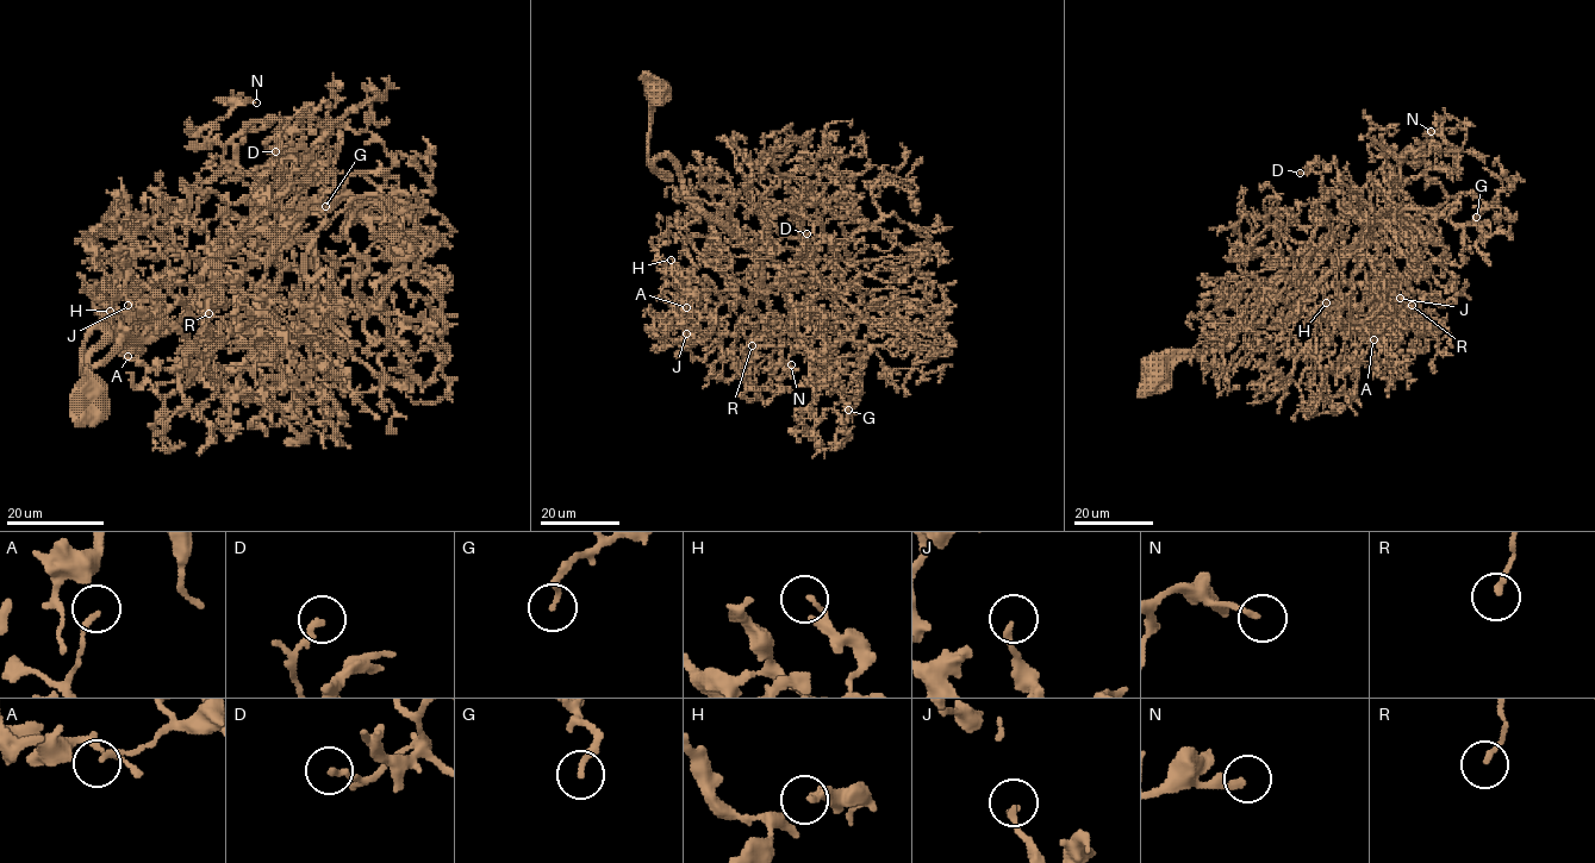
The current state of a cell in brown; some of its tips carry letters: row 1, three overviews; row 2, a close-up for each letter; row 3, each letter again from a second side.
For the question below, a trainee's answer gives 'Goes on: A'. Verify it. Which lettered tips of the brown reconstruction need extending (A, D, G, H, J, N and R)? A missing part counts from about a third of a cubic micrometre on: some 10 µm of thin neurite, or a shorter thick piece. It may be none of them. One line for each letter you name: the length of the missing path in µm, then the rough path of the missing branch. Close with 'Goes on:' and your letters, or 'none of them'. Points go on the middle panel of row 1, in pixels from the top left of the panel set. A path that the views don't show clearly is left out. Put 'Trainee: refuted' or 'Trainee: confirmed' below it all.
A: about 6 µm are missing; missing branch runs (686, 307), (692, 304), (701, 308)
Goes on: A
Trainee: confirmed

